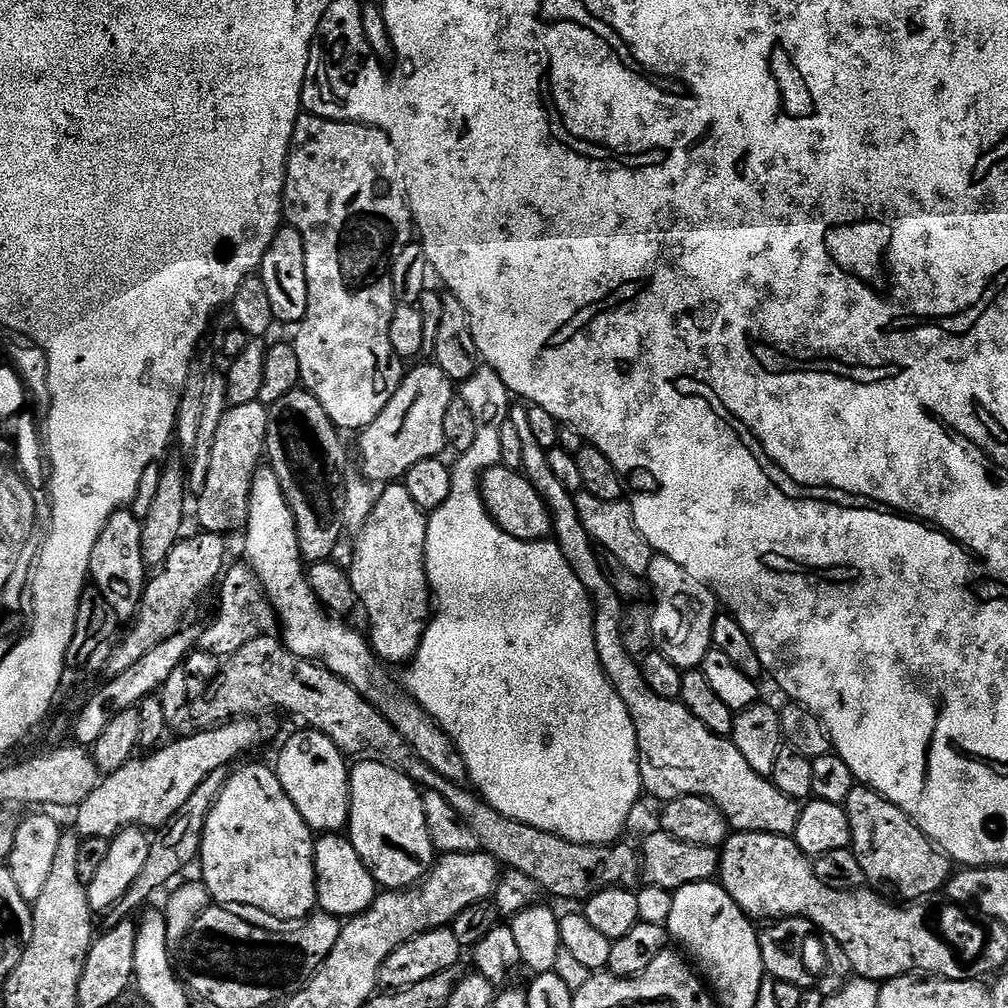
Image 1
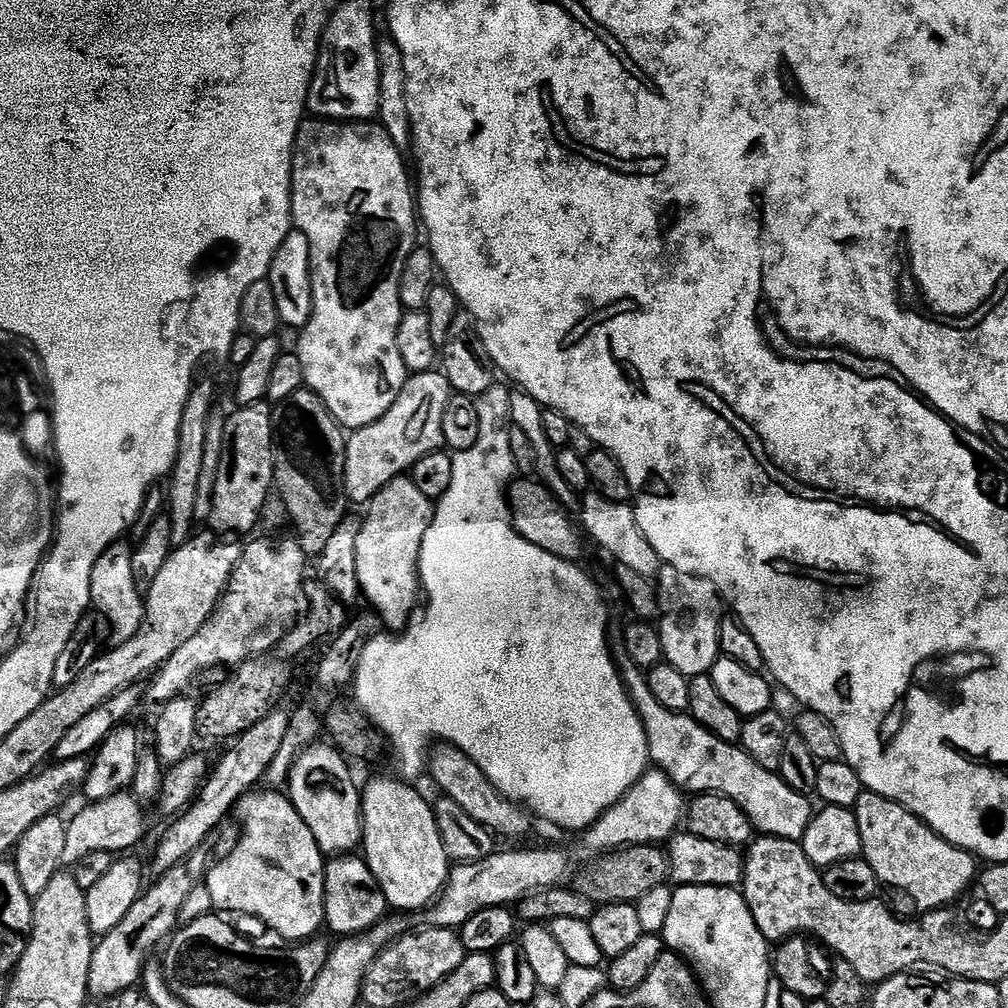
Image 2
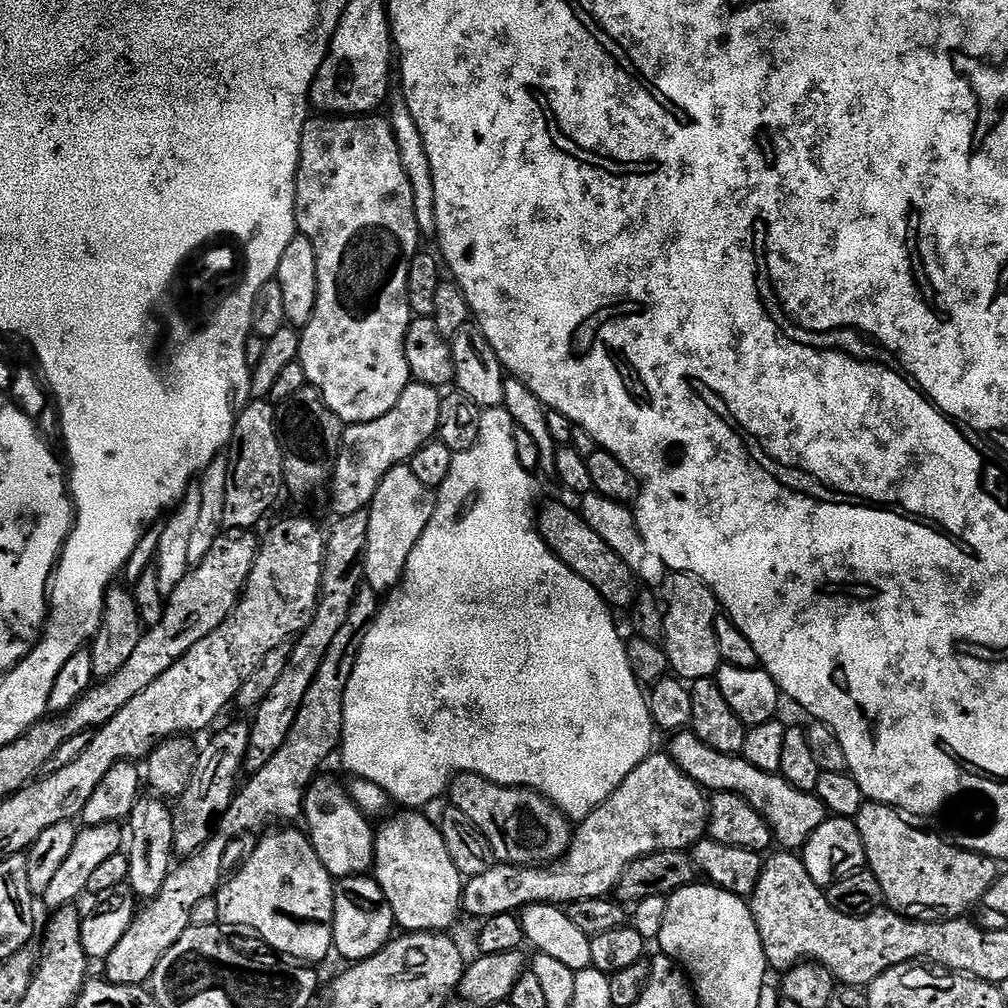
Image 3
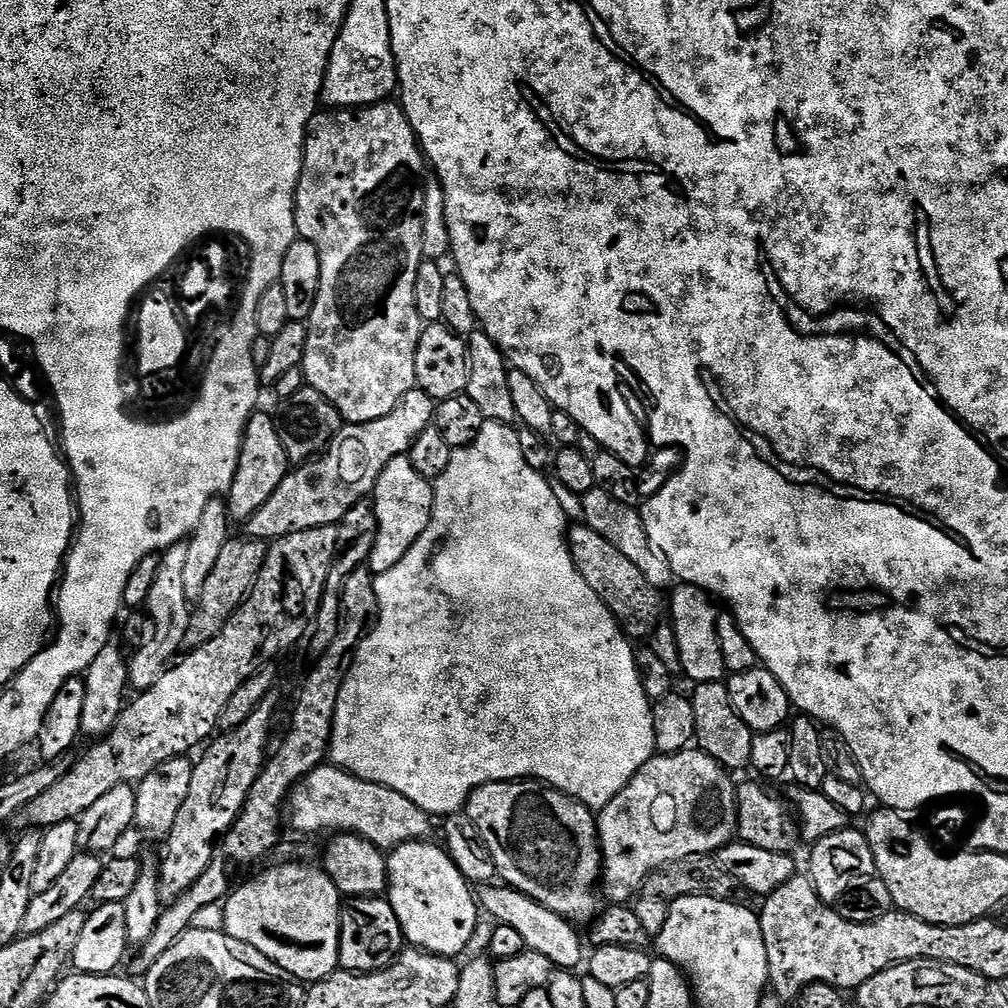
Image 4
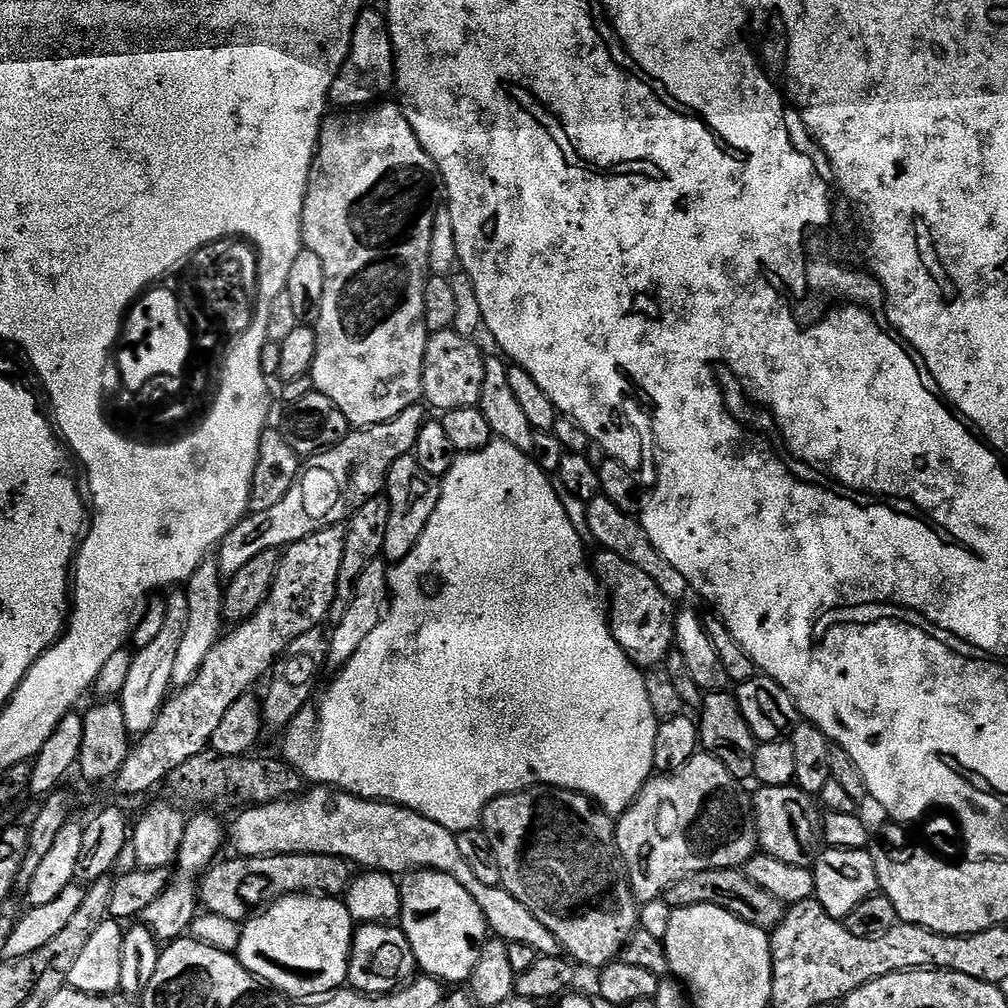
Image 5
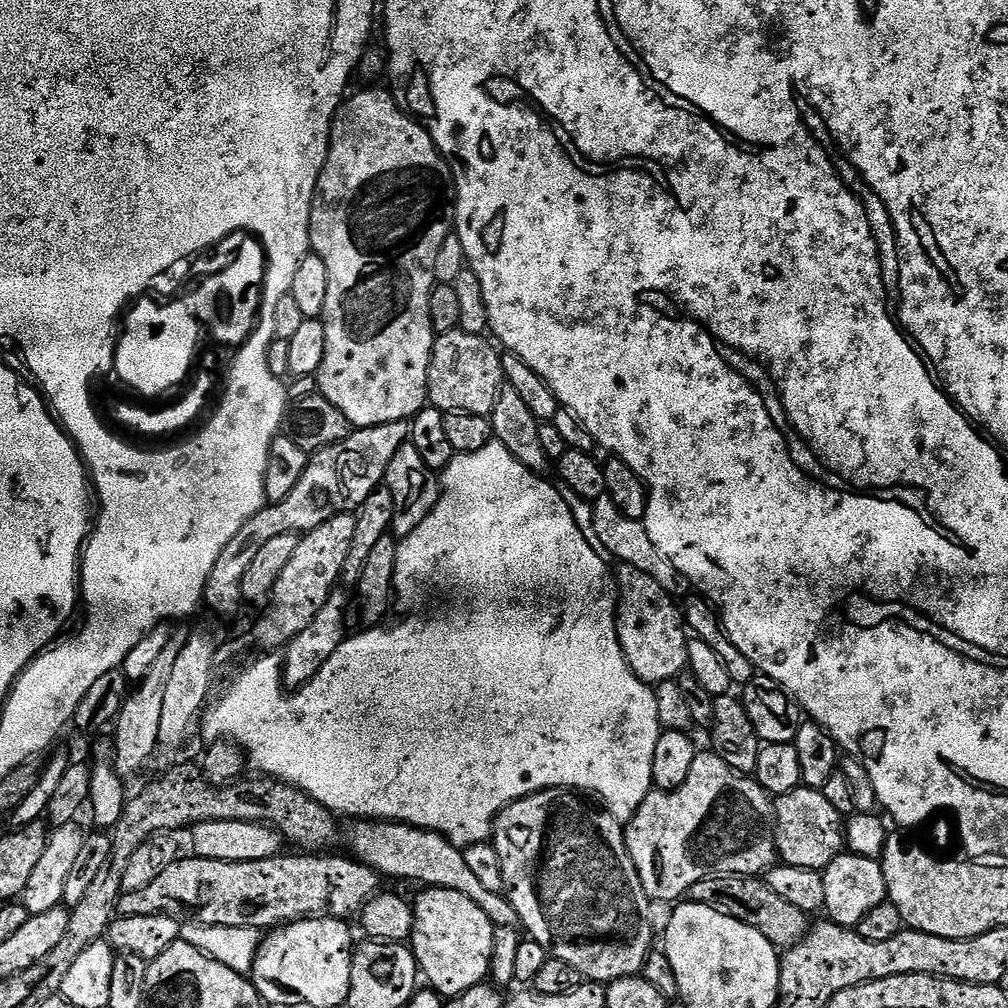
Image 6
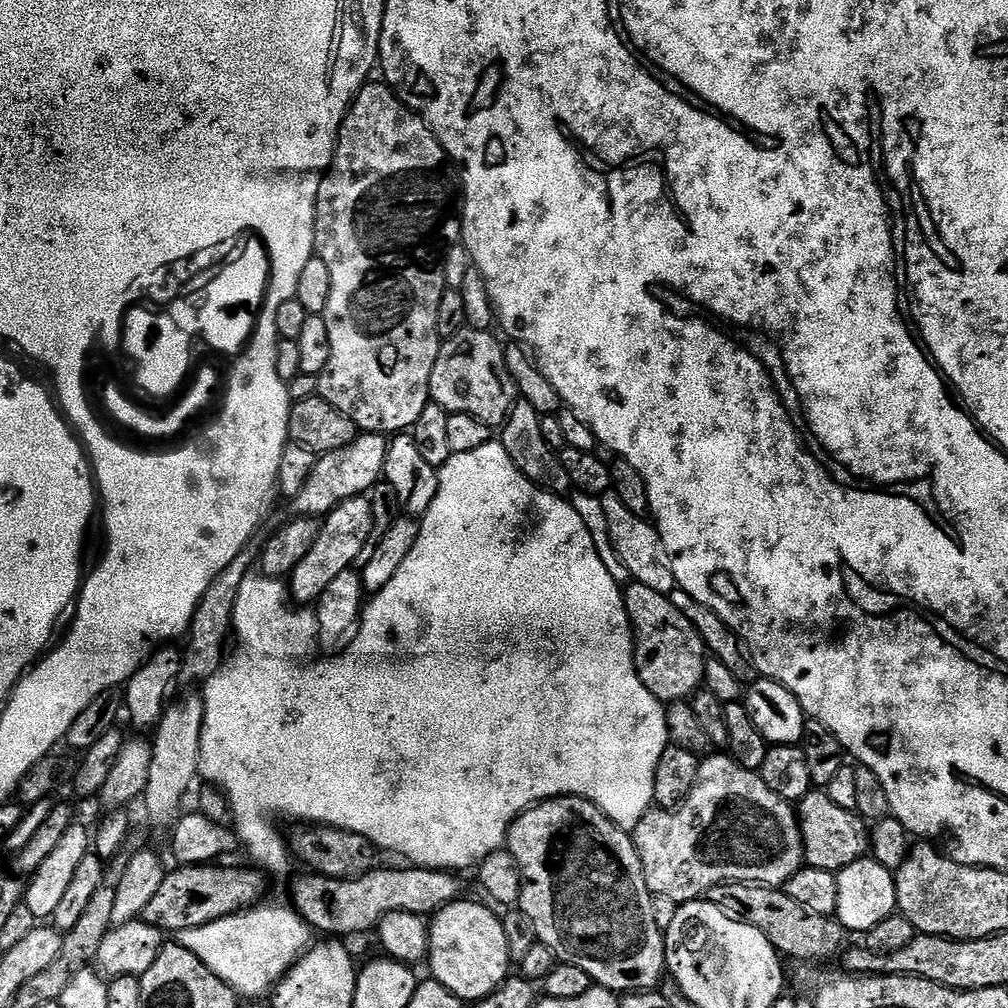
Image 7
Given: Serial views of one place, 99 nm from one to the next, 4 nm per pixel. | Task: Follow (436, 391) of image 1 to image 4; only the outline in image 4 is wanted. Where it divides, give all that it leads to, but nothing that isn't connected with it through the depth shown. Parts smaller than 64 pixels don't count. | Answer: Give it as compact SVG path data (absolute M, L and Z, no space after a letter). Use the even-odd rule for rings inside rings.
M415 387L400 399L398 406L394 406L394 410L390 410L390 414L365 424L345 423L323 455L311 462L301 463L289 471L282 486L278 486L278 490L274 490L274 494L270 494L266 506L262 506L262 510L258 510L247 520L247 535L253 540L271 542L286 534L294 534L298 530L310 530L327 524L339 525L340 519L359 500L371 497L375 493L378 478L382 474L382 470L386 470L389 462L405 455L418 438L418 434L422 434L422 430L433 427L436 418L436 405L437 401L431 400L425 392Z

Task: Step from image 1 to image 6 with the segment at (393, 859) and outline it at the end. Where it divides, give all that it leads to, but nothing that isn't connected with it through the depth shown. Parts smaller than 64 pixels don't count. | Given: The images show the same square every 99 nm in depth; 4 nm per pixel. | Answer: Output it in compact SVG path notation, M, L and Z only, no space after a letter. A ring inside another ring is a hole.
M449 888L423 889L417 900L414 900L416 926L410 937L410 947L416 955L417 969L429 980L431 987L439 992L441 997L451 998L470 990L470 986L478 986L489 979L492 971L492 951L494 950L494 925L492 919L466 894L455 892Z

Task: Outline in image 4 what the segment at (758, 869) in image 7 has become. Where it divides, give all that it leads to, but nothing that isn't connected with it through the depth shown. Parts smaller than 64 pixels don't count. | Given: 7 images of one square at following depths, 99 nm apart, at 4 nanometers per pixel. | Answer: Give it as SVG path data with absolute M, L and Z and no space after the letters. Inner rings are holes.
M692 746L685 748L683 752L670 754L669 756L656 754L653 755L652 759L644 763L642 770L638 770L638 774L634 774L634 778L630 778L630 782L626 782L624 789L605 808L599 809L596 825L600 835L600 853L604 855L602 892L607 899L609 896L610 899L608 900L613 905L627 905L629 902L635 901L648 876L662 866L691 856L710 856L719 853L720 849L725 848L727 844L733 843L734 837L737 835L736 815L738 814L738 806L736 805L736 789L738 784L737 781L732 781L728 776L731 776L729 769L723 768L714 758L710 758L706 753Z

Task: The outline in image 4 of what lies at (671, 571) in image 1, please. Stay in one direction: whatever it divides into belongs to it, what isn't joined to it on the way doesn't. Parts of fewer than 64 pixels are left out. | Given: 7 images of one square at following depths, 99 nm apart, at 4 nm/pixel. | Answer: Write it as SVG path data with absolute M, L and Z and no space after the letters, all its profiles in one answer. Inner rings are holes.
M677 583L671 589L670 623L676 635L678 654L680 655L680 672L688 675L692 682L705 684L715 680L723 681L726 676L724 655L720 645L720 629L716 620L716 608L713 597L703 588L693 584Z

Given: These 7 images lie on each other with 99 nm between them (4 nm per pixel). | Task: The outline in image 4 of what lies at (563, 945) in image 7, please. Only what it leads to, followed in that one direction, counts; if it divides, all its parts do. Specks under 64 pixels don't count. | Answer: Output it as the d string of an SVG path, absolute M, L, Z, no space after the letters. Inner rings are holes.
M503 780L475 788L466 814L478 826L482 842L486 842L494 858L497 877L507 887L526 894L546 910L554 910L573 925L591 925L602 908L598 885L604 866L593 809L539 782Z

